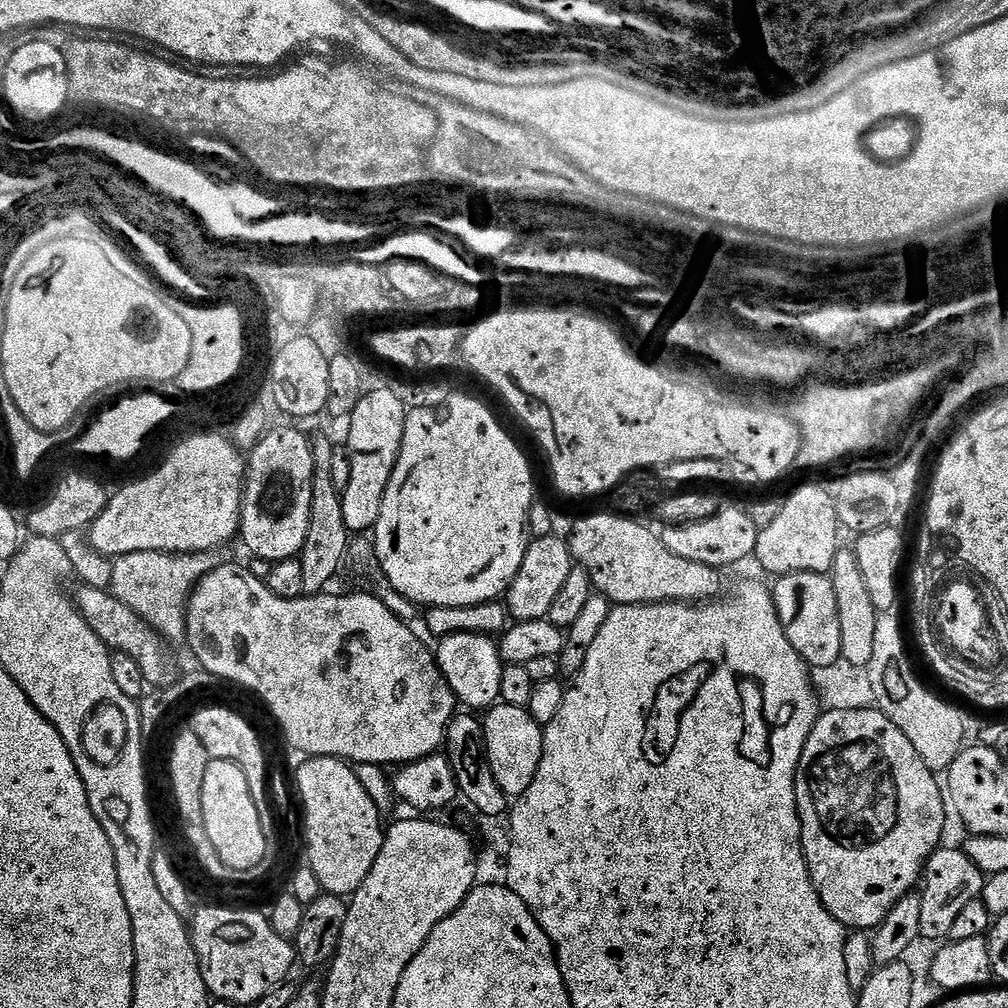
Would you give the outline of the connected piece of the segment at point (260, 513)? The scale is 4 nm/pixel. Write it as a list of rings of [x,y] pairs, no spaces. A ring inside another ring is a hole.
[[[276,428],[265,432],[257,442],[256,447],[250,452],[246,460],[246,475],[244,478],[244,490],[240,502],[240,531],[239,539],[244,539],[244,544],[249,548],[251,555],[258,559],[266,559],[270,561],[277,560],[294,560],[297,559],[302,550],[302,546],[306,542],[306,530],[310,530],[310,506],[312,505],[312,487],[314,486],[314,460],[312,458],[312,444],[309,437],[303,436],[296,428]]]

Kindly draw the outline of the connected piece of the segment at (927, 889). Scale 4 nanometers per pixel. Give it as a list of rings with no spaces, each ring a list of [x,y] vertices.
[[[937,848],[932,857],[924,864],[922,887],[919,889],[922,898],[921,937],[925,941],[927,939],[940,940],[936,942],[947,941],[950,929],[954,927],[954,922],[958,918],[958,913],[969,902],[983,897],[985,879],[984,872],[978,870],[978,866],[974,866],[974,862],[970,862],[970,858],[963,848]]]

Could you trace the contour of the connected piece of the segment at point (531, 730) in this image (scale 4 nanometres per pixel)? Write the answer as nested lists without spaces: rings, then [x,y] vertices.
[[[497,702],[483,713],[484,745],[490,762],[490,770],[494,770],[494,782],[509,798],[526,794],[530,790],[530,782],[534,782],[534,774],[538,774],[538,764],[542,762],[544,746],[544,729],[534,722],[527,708],[510,706]]]

